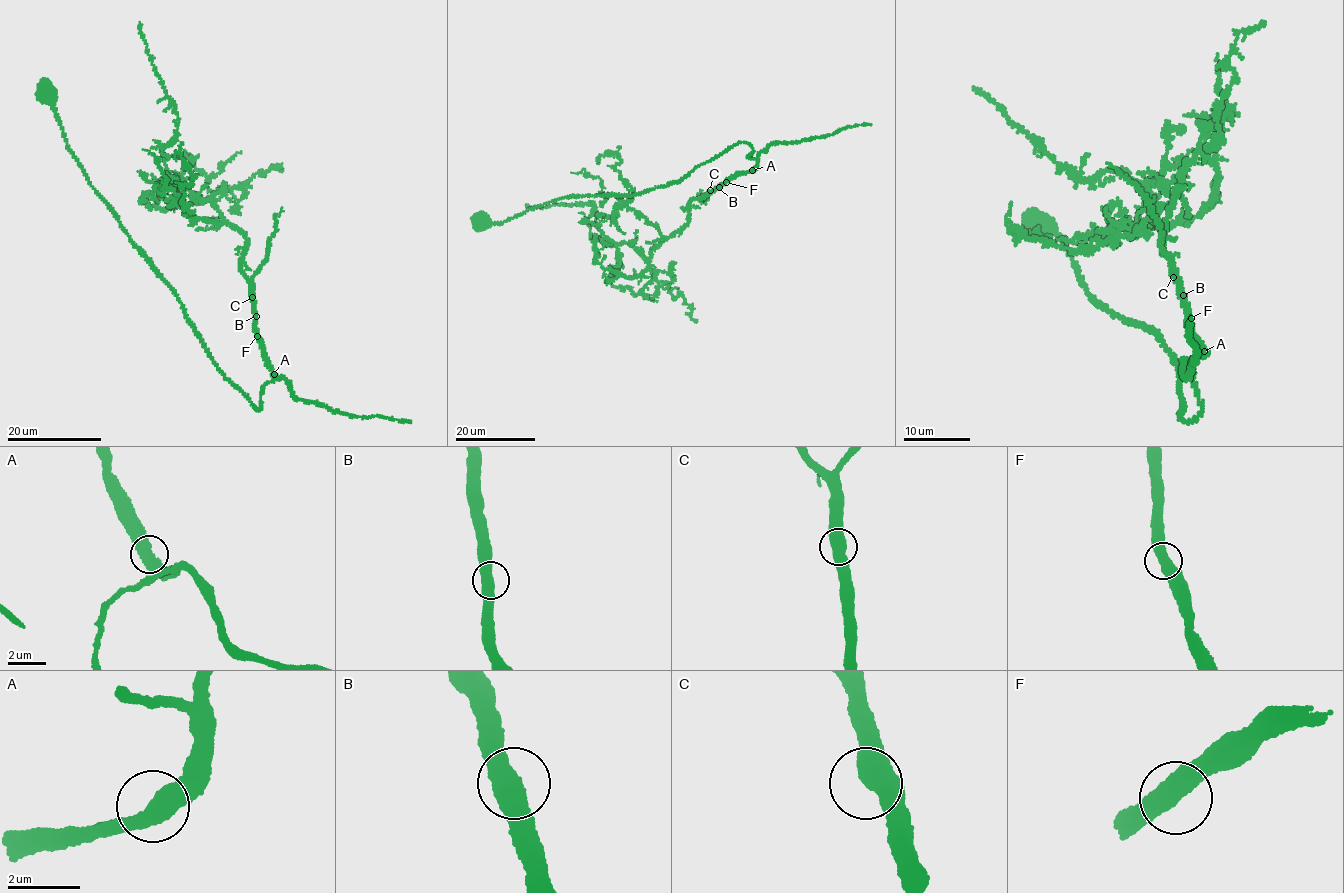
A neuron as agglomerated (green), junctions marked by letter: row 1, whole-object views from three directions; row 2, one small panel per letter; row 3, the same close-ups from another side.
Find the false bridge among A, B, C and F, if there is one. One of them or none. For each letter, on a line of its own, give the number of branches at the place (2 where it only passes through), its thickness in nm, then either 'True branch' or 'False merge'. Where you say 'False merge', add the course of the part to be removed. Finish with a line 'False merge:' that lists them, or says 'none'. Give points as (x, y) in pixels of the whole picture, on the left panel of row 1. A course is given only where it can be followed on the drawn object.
A: Branches: 2. Thickness 550 nm. True branch
B: Branches: 2. Thickness 550 nm. True branch
C: Branches: 2. Thickness 550 nm. True branch
F: Branches: 2. Thickness 500 nm. True branch
False merge: none

